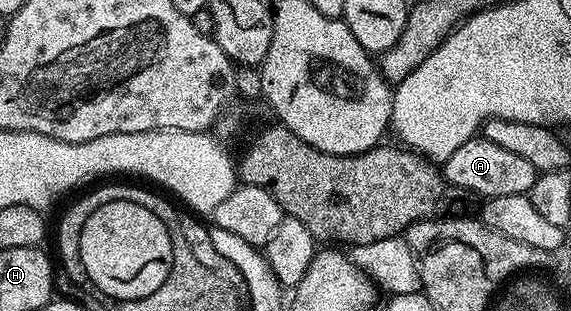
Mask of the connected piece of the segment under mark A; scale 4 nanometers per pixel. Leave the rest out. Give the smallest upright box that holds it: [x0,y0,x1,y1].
[443,137,539,197]

